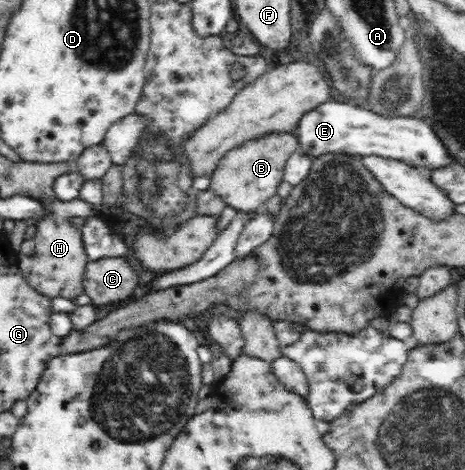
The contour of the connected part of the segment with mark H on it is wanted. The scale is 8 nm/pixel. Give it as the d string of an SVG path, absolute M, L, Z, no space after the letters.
M81 198L72 200L53 200L41 199L43 205L43 215L35 221L37 225L36 233L34 234L35 253L33 255L18 254L18 269L19 273L30 283L32 289L38 293L45 295L47 298L53 300L62 297L69 300L76 300L83 294L82 280L85 273L86 265L90 262L87 252L84 248L82 240L82 232L79 232L76 227L71 224L73 217L91 217L94 215L92 203L87 203Z

